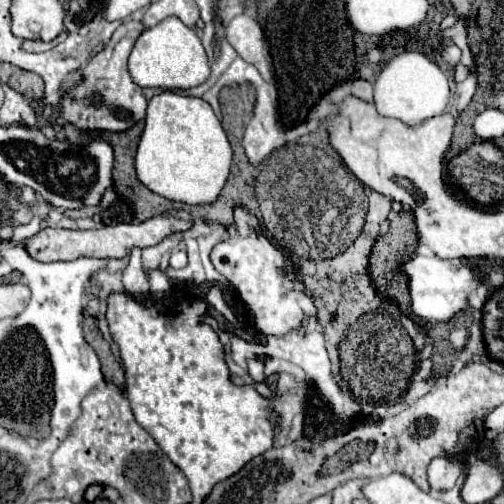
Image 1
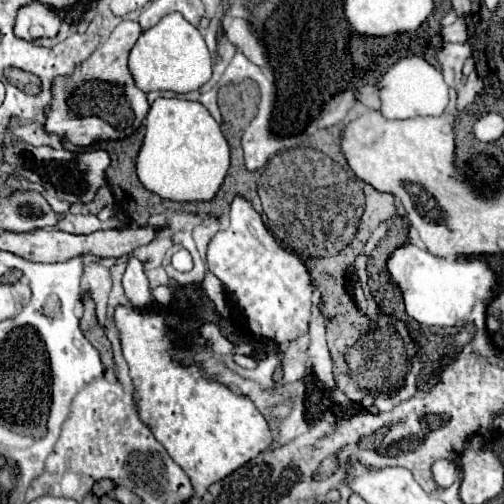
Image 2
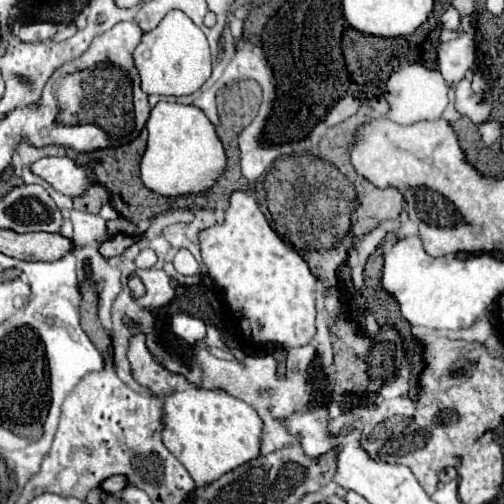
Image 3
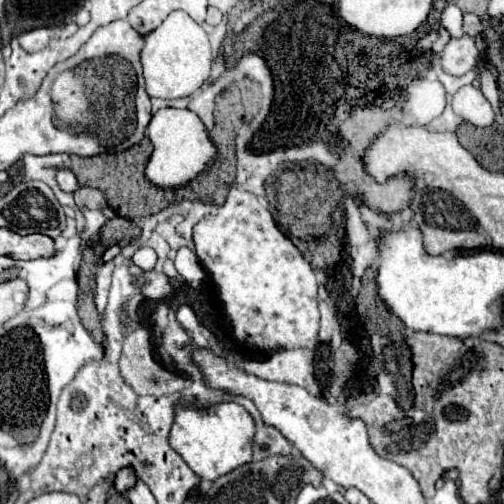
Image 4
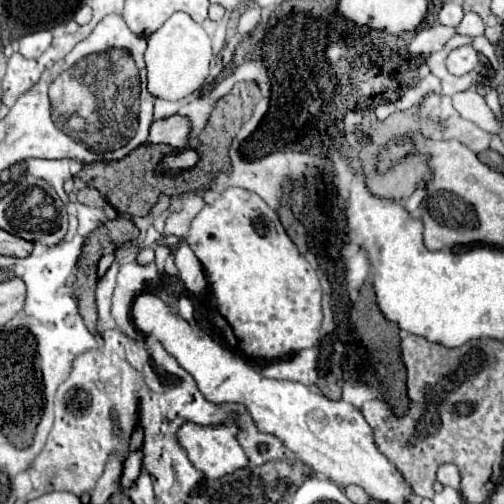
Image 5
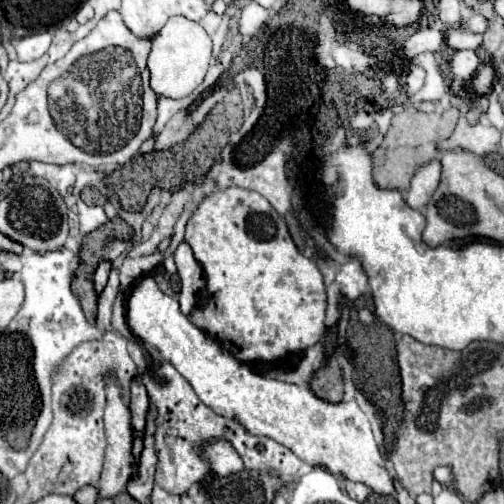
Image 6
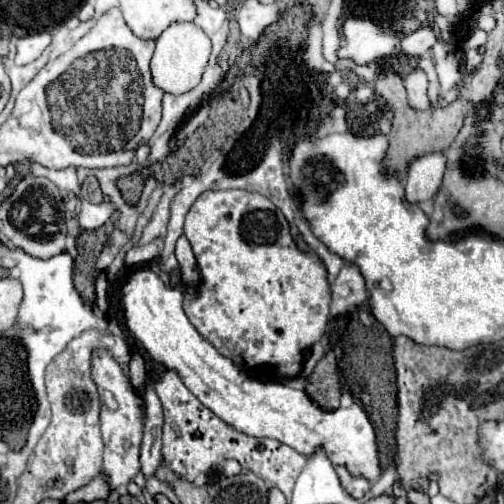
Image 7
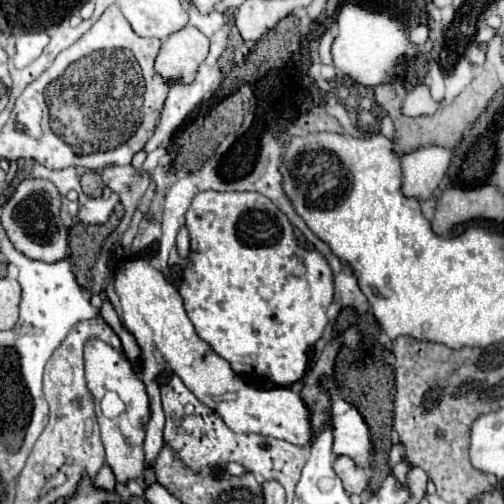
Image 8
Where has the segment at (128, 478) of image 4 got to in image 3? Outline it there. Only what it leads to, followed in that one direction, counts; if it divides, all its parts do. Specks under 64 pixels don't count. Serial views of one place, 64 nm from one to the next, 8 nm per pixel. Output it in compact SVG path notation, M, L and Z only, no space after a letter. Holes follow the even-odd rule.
M112 476L110 480L104 480L102 482L102 488L104 488L104 492L118 494L118 492L122 492L126 488L126 484L128 484L128 478L126 476Z

